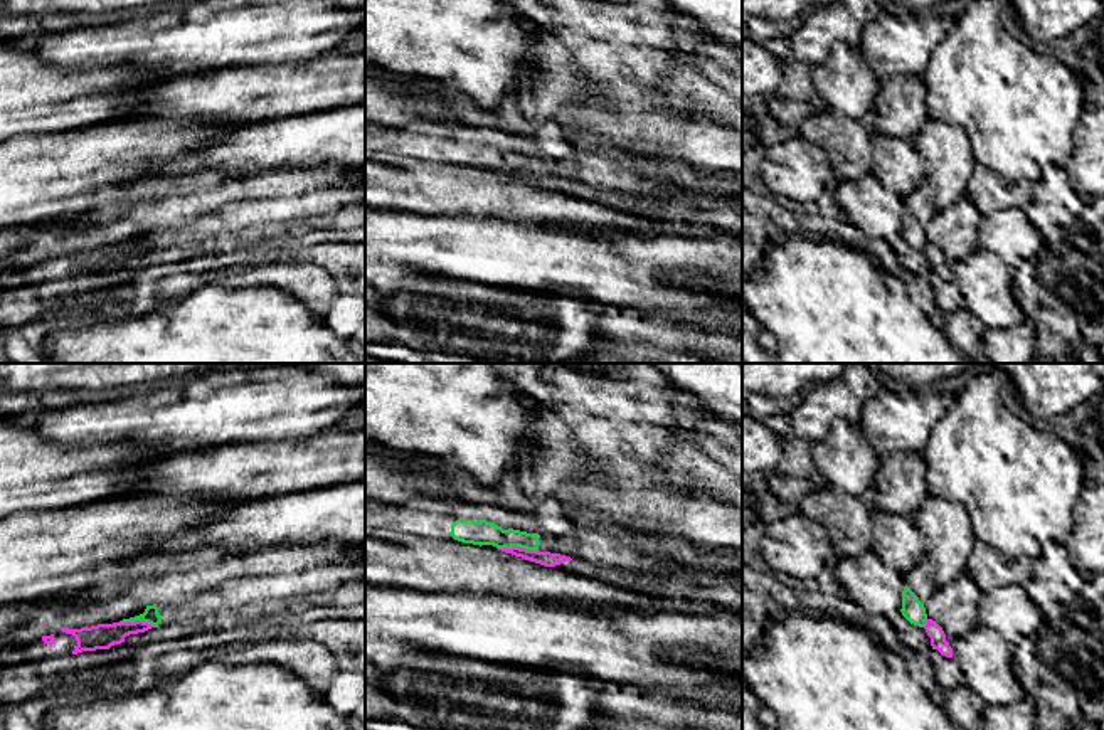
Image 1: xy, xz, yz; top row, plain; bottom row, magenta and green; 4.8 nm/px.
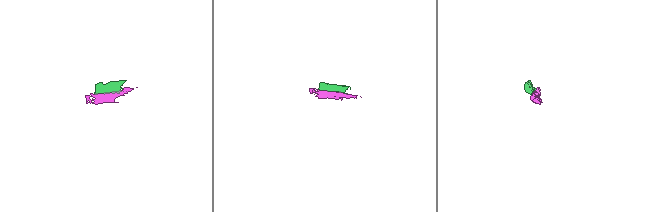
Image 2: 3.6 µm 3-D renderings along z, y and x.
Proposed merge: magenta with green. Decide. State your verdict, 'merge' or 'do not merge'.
do not merge

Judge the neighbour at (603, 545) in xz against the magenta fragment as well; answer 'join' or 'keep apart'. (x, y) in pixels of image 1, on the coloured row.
keep apart

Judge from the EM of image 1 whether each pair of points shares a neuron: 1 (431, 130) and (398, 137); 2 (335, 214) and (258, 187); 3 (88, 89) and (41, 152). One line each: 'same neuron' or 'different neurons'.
1: same neuron
2: same neuron
3: different neurons

